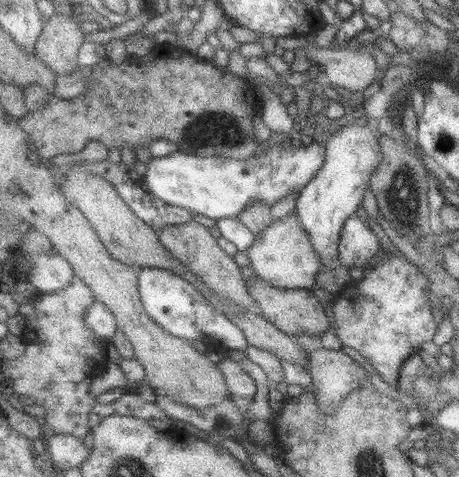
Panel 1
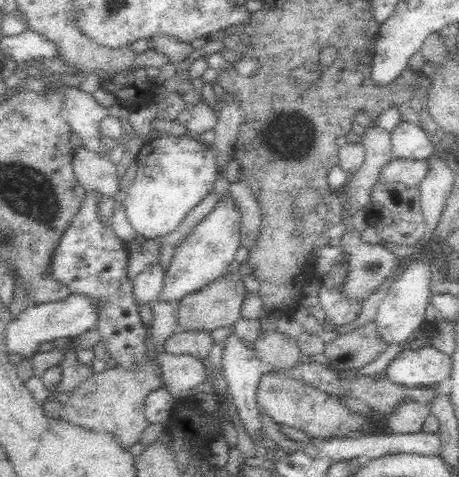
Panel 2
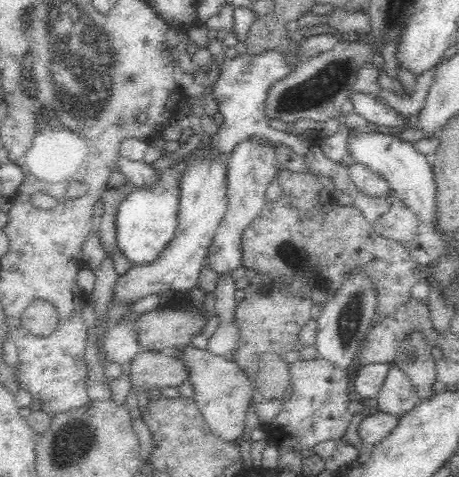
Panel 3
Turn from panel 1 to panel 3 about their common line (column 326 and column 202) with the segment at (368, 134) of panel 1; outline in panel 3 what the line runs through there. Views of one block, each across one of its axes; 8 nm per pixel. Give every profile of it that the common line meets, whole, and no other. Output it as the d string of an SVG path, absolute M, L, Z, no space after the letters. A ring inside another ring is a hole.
M204 143L188 154L193 158L187 172L182 174L181 202L177 216L177 227L170 242L153 258L152 262L132 264L124 274L115 279L111 288L112 302L130 304L150 294L168 290L190 290L197 286L197 279L204 268L212 237L226 212L226 163L212 161L202 153Z

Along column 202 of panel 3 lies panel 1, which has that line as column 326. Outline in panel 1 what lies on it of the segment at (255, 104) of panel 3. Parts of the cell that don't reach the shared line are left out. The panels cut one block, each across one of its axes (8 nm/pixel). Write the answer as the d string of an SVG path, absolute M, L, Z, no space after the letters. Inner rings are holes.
M326 143L308 145L272 146L259 157L236 160L226 157L201 157L175 152L171 156L153 157L148 165L140 167L139 174L150 192L160 200L179 206L218 221L237 217L253 202L265 202L273 206L293 192L301 192L317 176L326 162Z

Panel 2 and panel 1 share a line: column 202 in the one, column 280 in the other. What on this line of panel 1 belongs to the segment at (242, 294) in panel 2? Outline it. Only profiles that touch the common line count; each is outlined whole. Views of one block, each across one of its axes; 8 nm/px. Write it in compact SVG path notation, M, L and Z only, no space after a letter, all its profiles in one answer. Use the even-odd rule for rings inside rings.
M256 277L247 282L248 289L258 302L264 317L276 324L283 332L295 337L301 333L321 336L327 328L330 328L327 312L313 290L273 286L270 282L264 281L263 278Z

